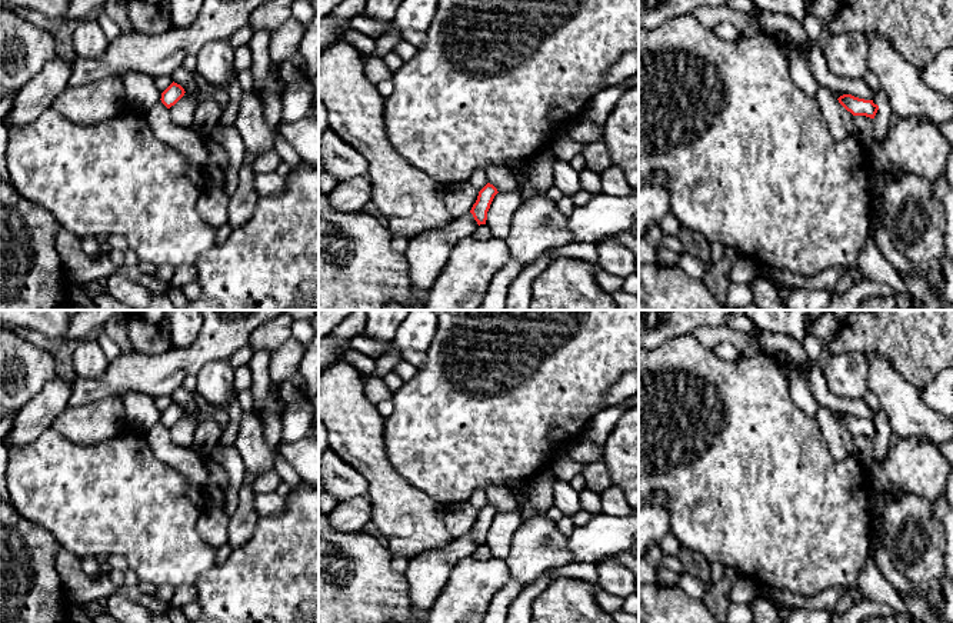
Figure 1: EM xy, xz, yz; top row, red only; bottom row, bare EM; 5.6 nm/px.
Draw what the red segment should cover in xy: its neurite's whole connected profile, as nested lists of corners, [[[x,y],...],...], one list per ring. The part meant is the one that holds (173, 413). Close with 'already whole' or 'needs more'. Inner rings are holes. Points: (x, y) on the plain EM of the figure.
[[[171,403],[163,413],[161,413],[161,423],[170,429],[171,426],[174,426],[183,416],[184,416],[184,409],[177,404],[177,403]]]; already whole

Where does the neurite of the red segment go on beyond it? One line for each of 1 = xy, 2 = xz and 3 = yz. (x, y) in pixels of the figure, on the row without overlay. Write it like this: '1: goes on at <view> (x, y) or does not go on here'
1: does not go on here
2: does not go on here
3: does not go on here

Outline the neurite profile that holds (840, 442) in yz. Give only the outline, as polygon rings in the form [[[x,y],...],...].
[[[819,404],[814,419],[817,420],[830,453],[836,460],[842,462],[856,456],[854,436],[839,423],[829,407]]]

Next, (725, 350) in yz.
[[[729,342],[717,343],[713,350],[720,359],[727,362],[739,362],[742,356],[742,353]]]

